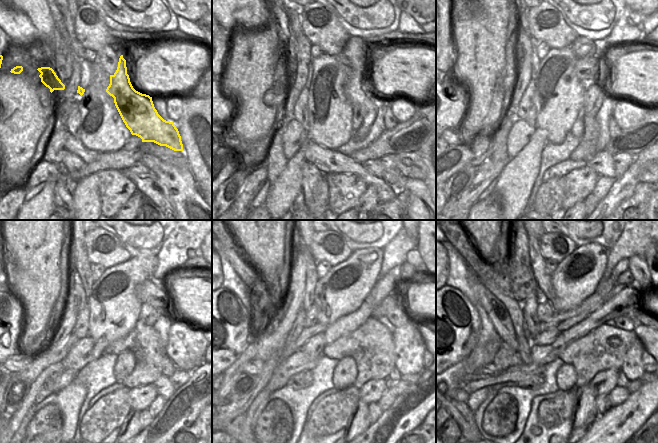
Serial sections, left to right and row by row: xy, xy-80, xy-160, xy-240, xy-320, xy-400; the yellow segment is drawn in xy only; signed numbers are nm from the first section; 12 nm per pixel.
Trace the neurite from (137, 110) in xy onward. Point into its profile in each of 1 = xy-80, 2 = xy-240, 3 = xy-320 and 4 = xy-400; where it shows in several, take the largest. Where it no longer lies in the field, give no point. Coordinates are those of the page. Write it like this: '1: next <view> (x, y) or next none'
1: next xy-80 (354, 89)
2: next xy-240 (124, 366)
3: next xy-320 (345, 372)
4: next xy-400 (566, 376)

